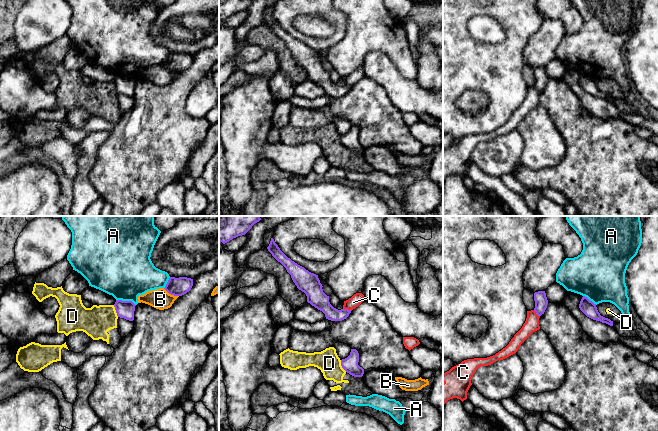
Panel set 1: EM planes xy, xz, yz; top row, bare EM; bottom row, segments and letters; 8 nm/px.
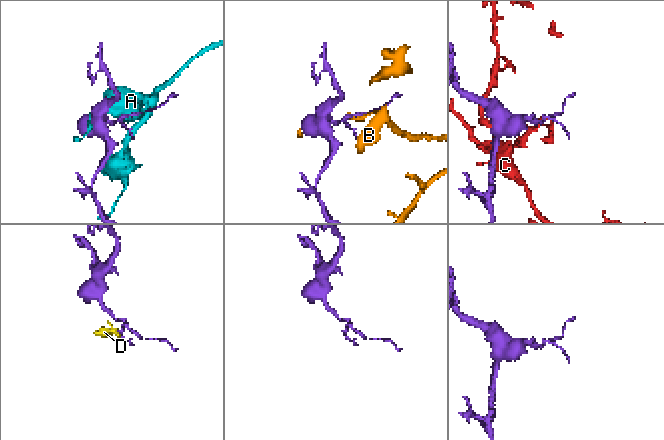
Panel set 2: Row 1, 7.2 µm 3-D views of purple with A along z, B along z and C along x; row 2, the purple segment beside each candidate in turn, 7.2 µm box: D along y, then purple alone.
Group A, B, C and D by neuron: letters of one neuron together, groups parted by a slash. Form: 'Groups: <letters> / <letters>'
Groups: A / B / C / D

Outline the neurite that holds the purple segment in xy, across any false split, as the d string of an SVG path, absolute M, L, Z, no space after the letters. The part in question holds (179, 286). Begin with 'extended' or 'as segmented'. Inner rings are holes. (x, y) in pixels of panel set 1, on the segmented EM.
as segmented; M170 277L165 290L174 296L182 296L189 292L193 286L193 279L187 277Z

